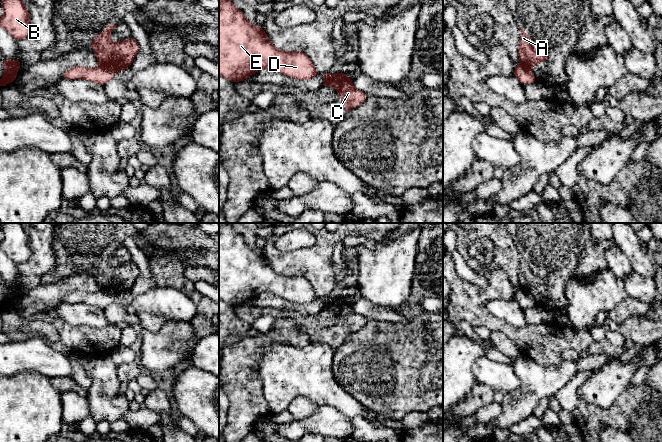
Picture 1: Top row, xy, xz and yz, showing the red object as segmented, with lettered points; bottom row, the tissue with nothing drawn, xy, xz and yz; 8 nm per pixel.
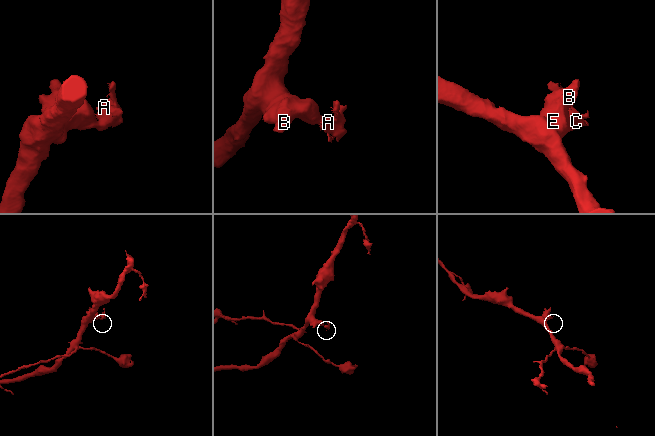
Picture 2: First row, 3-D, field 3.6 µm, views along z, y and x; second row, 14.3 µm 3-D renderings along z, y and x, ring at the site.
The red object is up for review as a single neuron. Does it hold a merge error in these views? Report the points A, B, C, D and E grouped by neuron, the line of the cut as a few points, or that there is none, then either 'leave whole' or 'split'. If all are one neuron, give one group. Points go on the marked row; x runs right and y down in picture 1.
A C / B D E | xy (100, 64), (113, 72) | split

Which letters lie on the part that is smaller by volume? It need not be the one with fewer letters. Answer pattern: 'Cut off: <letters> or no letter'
Cut off: A, C

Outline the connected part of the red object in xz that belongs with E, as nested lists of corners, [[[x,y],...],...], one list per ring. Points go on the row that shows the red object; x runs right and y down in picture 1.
[[[219,0],[219,76],[236,83],[261,69],[273,69],[299,80],[311,79],[319,74],[303,51],[278,50],[262,27],[248,22],[230,0]]]

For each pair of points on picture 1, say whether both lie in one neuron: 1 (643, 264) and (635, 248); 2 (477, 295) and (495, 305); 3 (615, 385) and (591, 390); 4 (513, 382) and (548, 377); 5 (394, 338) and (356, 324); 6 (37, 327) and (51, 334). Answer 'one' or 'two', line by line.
1: one
2: two
3: one
4: two
5: two
6: one

